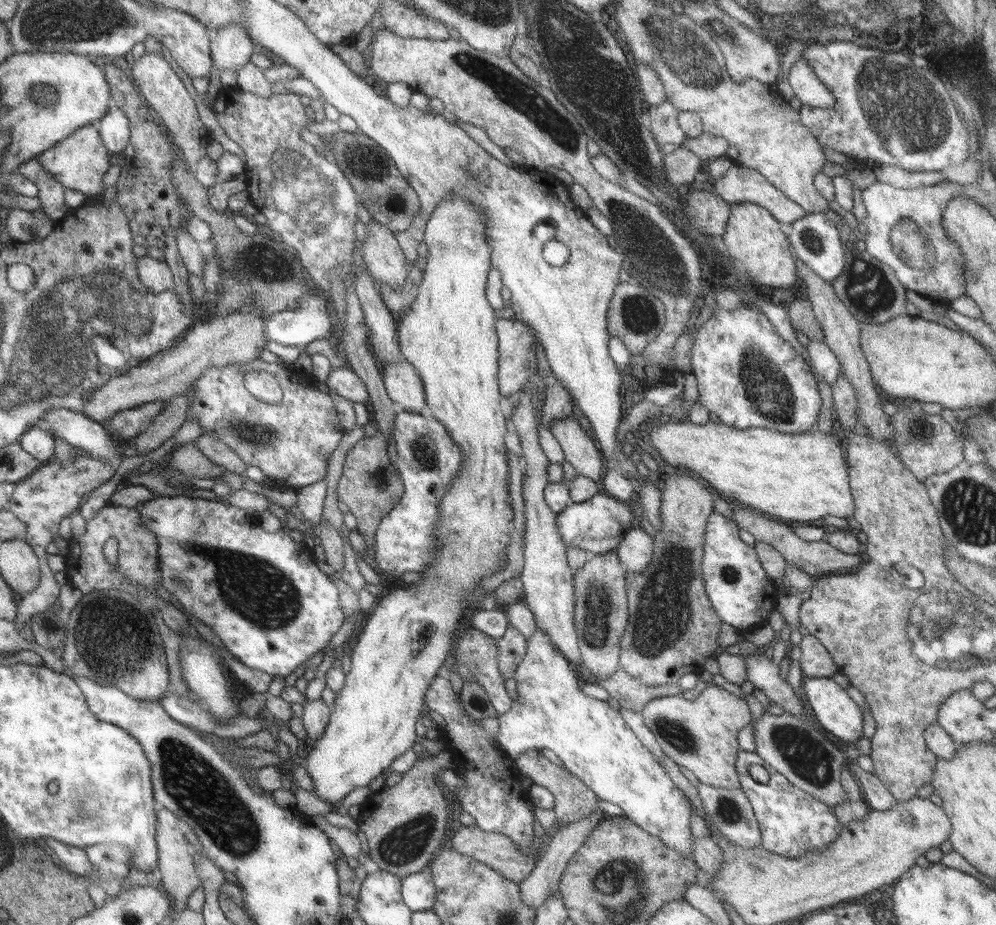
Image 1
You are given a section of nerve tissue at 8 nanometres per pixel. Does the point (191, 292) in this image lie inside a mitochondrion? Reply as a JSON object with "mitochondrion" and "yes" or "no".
{"mitochondrion":"no"}

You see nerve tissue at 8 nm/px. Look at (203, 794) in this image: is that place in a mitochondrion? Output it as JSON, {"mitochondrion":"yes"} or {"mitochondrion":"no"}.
{"mitochondrion":"yes"}

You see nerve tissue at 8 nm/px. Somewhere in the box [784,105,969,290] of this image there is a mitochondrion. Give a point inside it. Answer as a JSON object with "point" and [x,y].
{"point":[913,246]}

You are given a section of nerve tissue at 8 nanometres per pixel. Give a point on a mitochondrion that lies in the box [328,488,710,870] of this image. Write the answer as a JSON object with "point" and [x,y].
{"point":[663,612]}

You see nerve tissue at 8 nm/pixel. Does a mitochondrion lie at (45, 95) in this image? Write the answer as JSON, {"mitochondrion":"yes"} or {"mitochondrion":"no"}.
{"mitochondrion":"yes"}

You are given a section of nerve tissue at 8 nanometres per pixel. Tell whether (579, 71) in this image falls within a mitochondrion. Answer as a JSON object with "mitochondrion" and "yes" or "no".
{"mitochondrion":"yes"}

